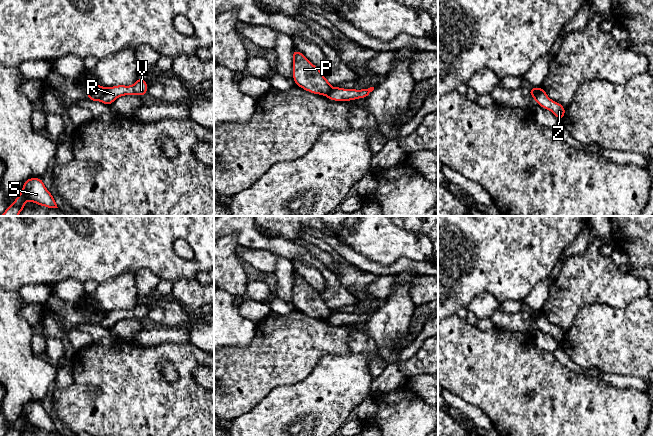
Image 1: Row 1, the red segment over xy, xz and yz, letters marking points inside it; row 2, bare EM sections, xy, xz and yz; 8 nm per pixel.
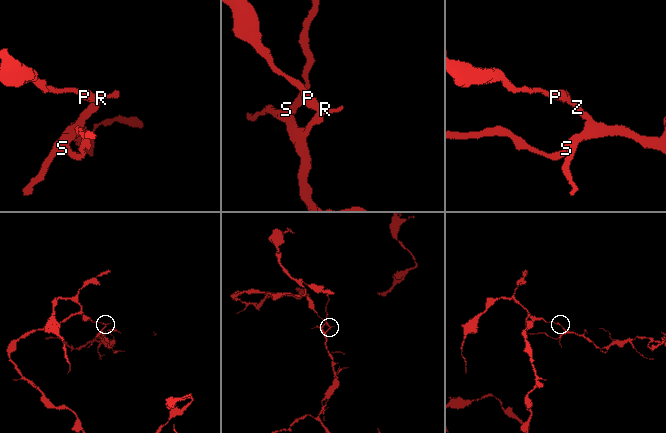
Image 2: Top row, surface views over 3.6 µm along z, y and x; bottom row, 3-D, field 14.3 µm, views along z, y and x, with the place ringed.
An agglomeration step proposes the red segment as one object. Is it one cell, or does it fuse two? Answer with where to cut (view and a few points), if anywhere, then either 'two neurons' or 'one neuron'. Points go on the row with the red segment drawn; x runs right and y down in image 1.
cut xy (105, 88), (105, 91), (98, 99); two neurons

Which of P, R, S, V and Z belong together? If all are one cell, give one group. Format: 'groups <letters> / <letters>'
groups P / R S V Z

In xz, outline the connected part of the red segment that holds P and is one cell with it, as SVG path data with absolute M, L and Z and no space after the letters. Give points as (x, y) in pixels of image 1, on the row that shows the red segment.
M293 50L292 69L294 82L304 90L326 96L332 89L321 69L313 65L300 51Z

